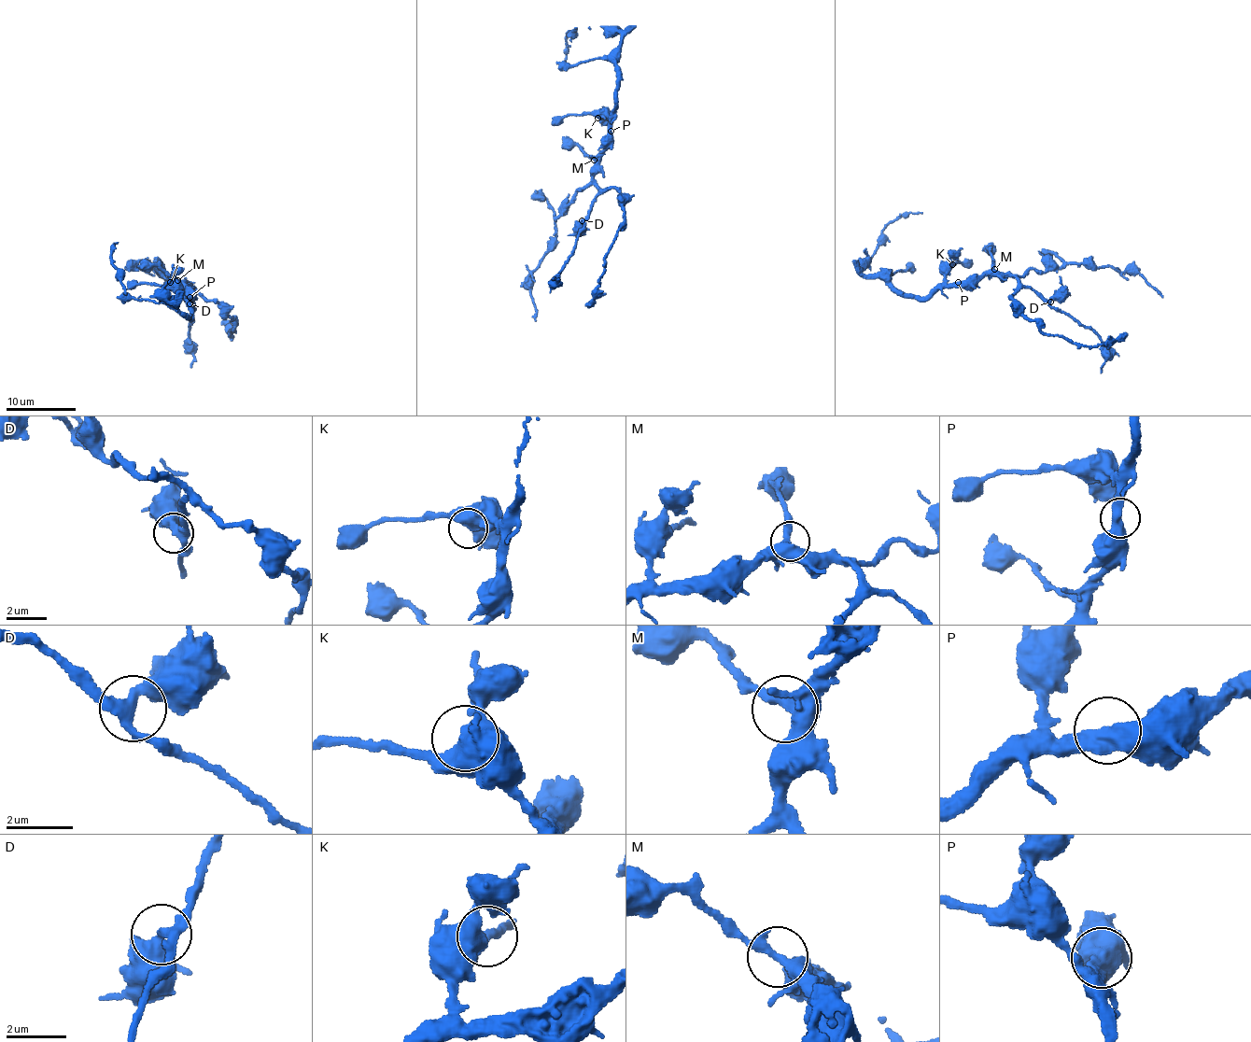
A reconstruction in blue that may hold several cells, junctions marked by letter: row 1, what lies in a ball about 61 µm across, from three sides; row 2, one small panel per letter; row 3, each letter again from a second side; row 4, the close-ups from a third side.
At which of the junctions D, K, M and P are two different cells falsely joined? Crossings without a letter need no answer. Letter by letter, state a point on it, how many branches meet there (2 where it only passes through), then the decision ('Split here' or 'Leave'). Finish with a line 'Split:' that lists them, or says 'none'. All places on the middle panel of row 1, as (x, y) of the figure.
D: Place: (582, 220). Branches: 3. Leave
K: Place: (597, 118). Branches: 2. Leave
M: Place: (594, 160). Branches: 4. Leave
P: Place: (611, 131). Branches: 2. Leave
Split: none

